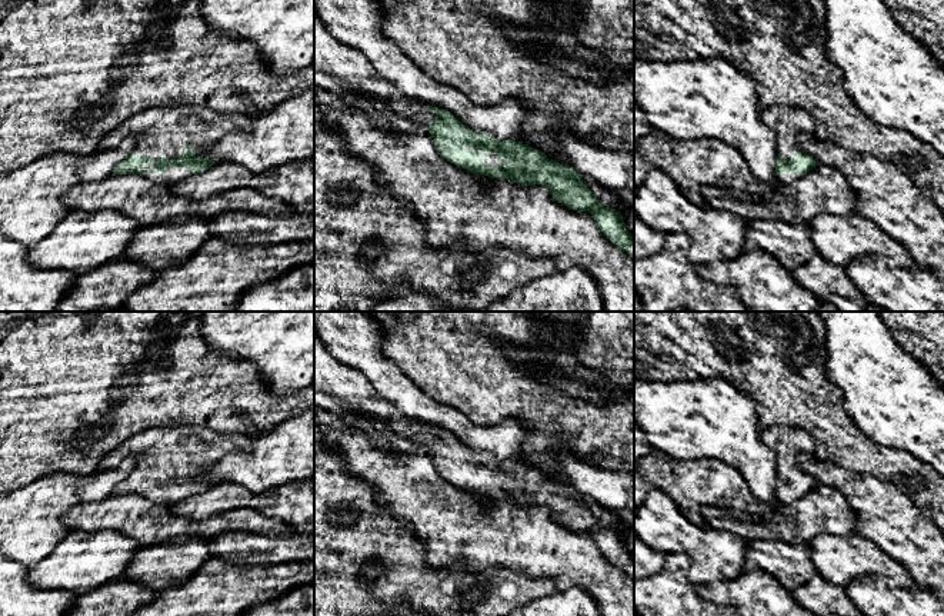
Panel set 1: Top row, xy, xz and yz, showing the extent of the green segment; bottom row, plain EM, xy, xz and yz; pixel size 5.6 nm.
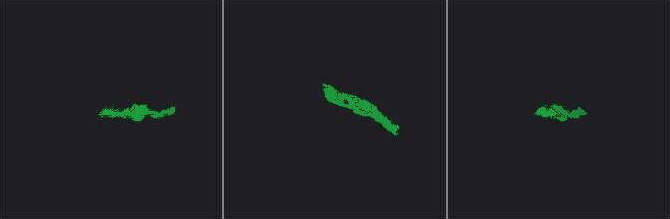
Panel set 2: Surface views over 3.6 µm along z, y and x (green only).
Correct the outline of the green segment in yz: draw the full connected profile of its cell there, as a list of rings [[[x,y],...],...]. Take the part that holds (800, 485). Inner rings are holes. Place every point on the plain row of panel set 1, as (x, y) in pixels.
[[[798,427],[761,429],[760,437],[777,456],[775,500],[788,503],[818,485],[798,463],[800,454],[815,454],[814,440]]]

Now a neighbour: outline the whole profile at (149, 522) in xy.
[[[137,493],[110,495],[103,500],[76,505],[63,517],[70,530],[113,530],[137,540],[141,547],[177,536],[217,536],[238,530],[277,536],[294,532],[281,520],[253,507],[216,513],[206,519],[177,515],[170,502],[154,502]]]

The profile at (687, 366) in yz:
[[[634,312],[634,377],[641,380],[676,382],[723,377],[733,383],[743,394],[755,403],[760,429],[798,427],[810,433],[814,440],[815,456],[823,462],[833,462],[857,473],[873,475],[877,479],[897,485],[921,510],[923,516],[934,522],[944,533],[944,476],[920,459],[895,447],[881,447],[860,432],[845,410],[844,394],[825,376],[827,349],[824,344],[824,323],[818,312]]]

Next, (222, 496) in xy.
[[[220,482],[199,495],[174,502],[173,509],[177,515],[206,519],[220,512],[248,507],[251,495],[248,489],[237,483]]]

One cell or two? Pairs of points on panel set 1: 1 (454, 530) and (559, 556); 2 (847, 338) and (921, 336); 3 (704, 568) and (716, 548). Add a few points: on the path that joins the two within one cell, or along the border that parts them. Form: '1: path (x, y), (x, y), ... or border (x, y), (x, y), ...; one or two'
1: path (480, 536), (517, 536), (533, 542); one
2: border (886, 326), (891, 336), (917, 359); two
3: path (709, 563), (716, 552); one

